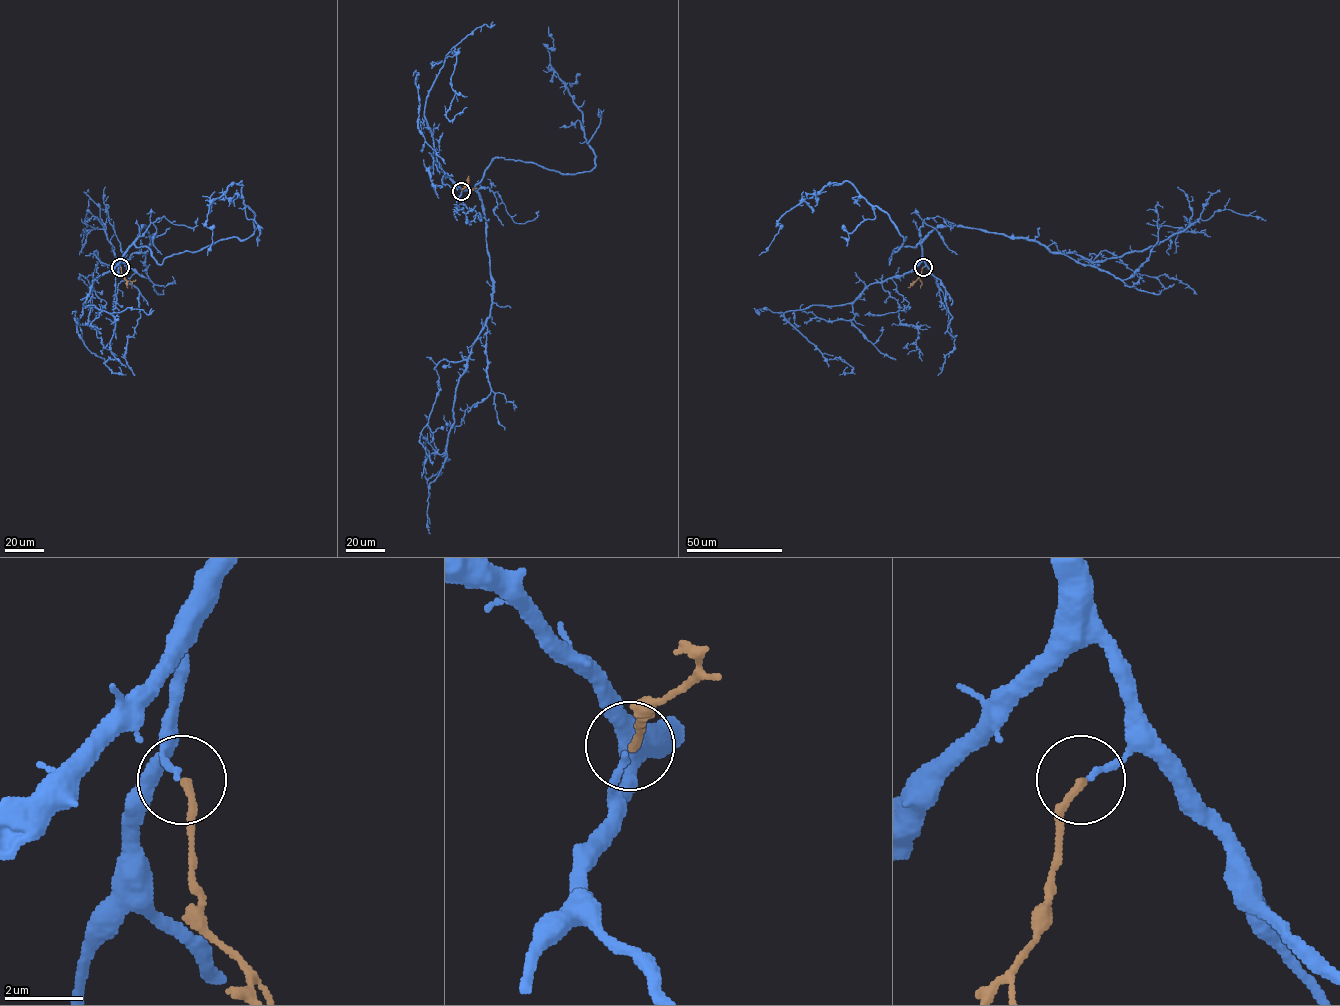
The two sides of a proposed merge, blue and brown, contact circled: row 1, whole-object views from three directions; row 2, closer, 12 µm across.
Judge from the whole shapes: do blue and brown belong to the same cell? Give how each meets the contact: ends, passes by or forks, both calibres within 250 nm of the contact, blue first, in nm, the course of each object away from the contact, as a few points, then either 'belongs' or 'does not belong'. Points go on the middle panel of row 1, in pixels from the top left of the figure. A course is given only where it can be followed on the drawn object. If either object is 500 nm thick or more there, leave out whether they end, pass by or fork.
blue ends there; brown ends there; 150 nm thick on the blue side, 180 nm on the other; blue runs (461, 191), (473, 190), (482, 201), (493, 293), (490, 316), (456, 388), (447, 458), (429, 485), (430, 533); brown runs (461, 191), (473, 188); belongs

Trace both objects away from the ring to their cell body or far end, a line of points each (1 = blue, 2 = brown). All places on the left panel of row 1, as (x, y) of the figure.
1: (120, 267), (145, 225), (152, 237), (149, 248), (124, 261), (111, 250), (102, 221), (87, 209), (89, 220)
2: (120, 267), (121, 274), (132, 283), (132, 288)

